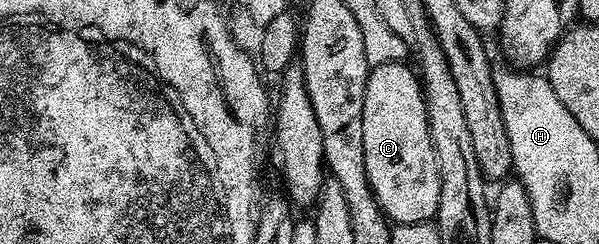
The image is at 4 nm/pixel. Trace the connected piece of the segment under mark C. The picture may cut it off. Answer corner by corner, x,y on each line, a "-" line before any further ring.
406,61
371,66
365,84
365,176
383,213
395,224
429,222
441,204
441,172
427,123
419,75

